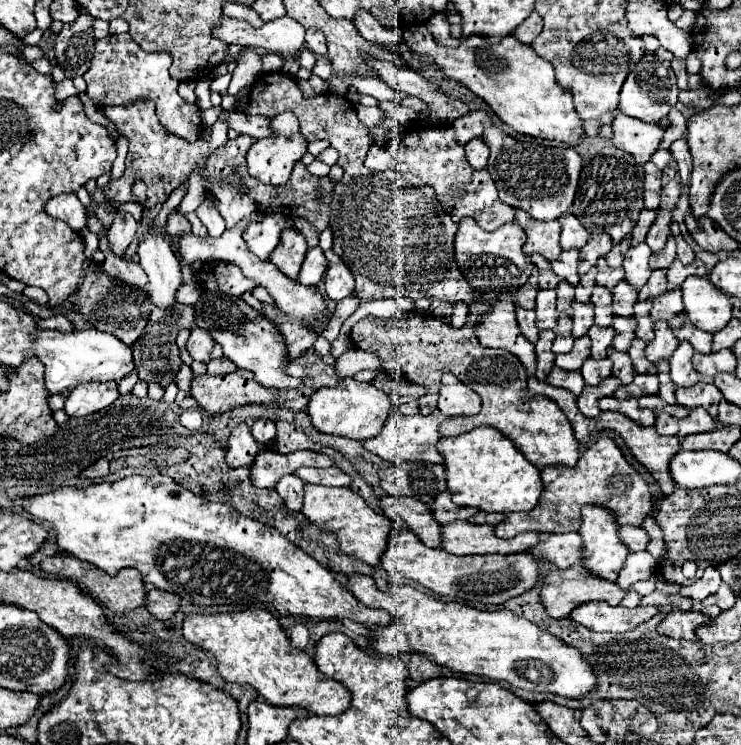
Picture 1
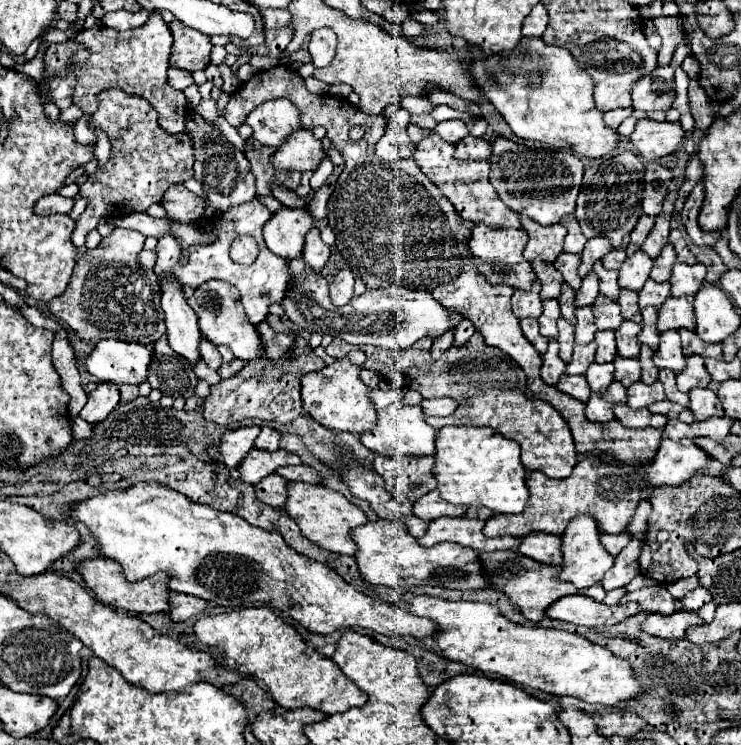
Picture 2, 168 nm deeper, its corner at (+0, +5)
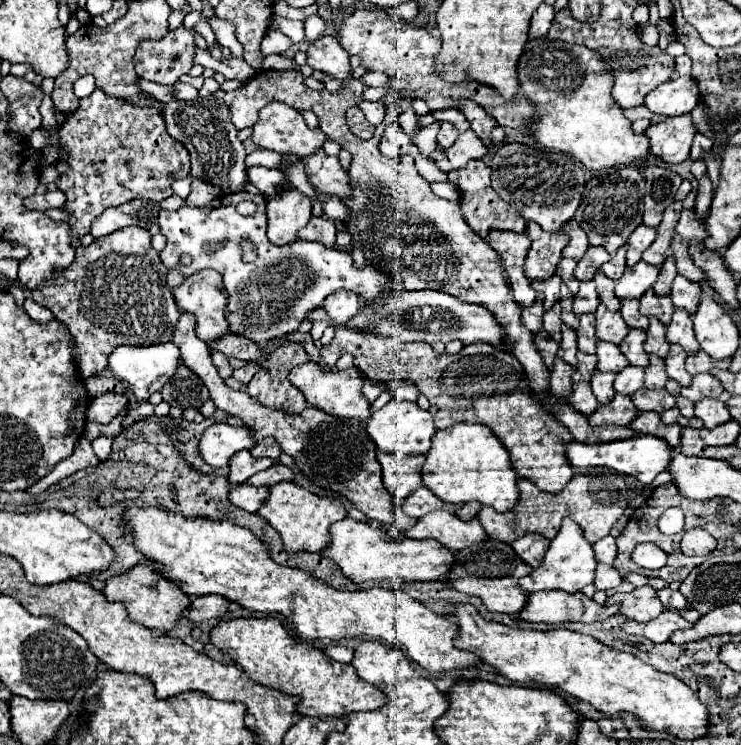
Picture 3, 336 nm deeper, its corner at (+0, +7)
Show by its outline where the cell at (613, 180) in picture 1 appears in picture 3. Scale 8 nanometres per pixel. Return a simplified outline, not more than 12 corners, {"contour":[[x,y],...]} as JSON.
{"contour":[[636,167],[598,171],[574,215],[590,245],[616,253],[642,223]]}

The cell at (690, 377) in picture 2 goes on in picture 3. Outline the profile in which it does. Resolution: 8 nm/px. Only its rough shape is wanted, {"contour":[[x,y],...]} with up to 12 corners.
{"contour":[[712,375],[692,377],[692,387],[682,395],[698,399],[718,399],[724,387]]}

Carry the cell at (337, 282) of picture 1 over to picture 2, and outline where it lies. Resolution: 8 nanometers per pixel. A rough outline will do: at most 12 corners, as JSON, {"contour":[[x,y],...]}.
{"contour":[[348,269],[336,273],[330,285],[334,305],[352,299],[354,275]]}

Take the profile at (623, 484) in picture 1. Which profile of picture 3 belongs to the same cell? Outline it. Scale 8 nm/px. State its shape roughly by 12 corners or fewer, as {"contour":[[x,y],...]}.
{"contour":[[578,475],[564,491],[518,479],[512,511],[482,507],[486,535],[554,539],[564,517],[588,543],[610,533],[628,505],[616,477]]}

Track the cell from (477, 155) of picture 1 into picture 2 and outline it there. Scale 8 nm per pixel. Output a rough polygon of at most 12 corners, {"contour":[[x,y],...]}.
{"contour":[[466,135],[454,157],[478,161],[492,155],[486,139]]}

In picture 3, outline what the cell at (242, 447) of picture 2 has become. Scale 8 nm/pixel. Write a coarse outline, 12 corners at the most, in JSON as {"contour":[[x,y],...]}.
{"contour":[[210,425],[200,455],[210,467],[226,467],[236,451],[252,449],[250,429]]}

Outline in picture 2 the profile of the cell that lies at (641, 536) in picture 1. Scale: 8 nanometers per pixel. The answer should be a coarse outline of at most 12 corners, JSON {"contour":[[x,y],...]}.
{"contour":[[628,531],[602,533],[602,545],[614,557],[630,543]]}

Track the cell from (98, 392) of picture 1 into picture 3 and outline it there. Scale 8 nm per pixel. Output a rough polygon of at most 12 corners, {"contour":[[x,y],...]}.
{"contour":[[126,395],[92,399],[88,421],[106,425],[126,407]]}

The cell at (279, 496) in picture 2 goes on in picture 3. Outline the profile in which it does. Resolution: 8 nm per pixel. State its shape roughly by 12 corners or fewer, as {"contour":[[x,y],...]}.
{"contour":[[234,485],[230,503],[254,513],[268,487]]}

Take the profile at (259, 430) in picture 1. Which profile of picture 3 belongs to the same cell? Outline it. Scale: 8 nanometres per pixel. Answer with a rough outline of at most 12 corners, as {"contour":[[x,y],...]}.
{"contour":[[266,437],[252,451],[254,457],[278,459],[282,453],[274,437]]}

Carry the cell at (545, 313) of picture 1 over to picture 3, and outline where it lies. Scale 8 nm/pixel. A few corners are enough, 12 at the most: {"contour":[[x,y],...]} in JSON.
{"contour":[[560,305],[544,313],[544,331],[554,337],[560,331]]}

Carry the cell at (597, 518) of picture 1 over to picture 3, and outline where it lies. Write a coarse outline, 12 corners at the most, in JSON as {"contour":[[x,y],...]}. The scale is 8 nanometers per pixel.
{"contour":[[564,519],[524,591],[576,593],[594,581],[582,529]]}

